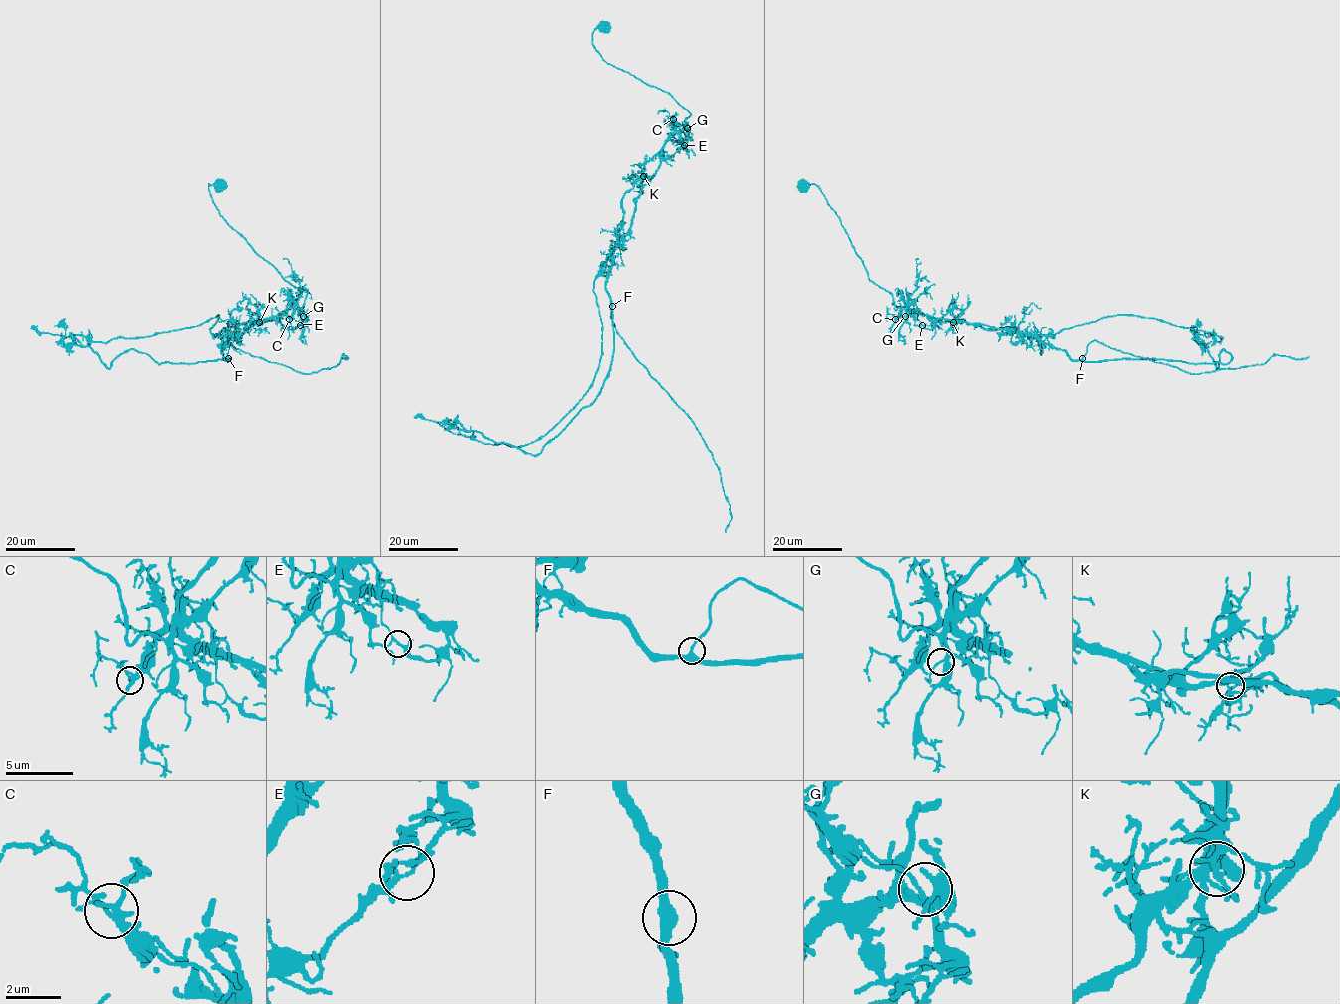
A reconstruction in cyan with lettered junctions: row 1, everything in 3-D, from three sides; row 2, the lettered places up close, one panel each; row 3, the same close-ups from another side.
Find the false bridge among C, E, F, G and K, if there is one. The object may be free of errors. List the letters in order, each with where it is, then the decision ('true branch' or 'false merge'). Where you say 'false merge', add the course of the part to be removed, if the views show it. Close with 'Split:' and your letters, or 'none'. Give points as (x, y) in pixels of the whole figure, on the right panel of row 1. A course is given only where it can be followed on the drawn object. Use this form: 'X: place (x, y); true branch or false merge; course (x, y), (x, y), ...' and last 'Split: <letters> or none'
C: place (895, 319); true branch
E: place (922, 325); false merge; course (922, 324), (1006, 328), (1085, 361), (1227, 364), (1229, 352), (1219, 353), (1217, 368), (1196, 340), (1199, 326)
F: place (1082, 358); true branch
G: place (905, 316); true branch
K: place (953, 322); true branch
Split: E

